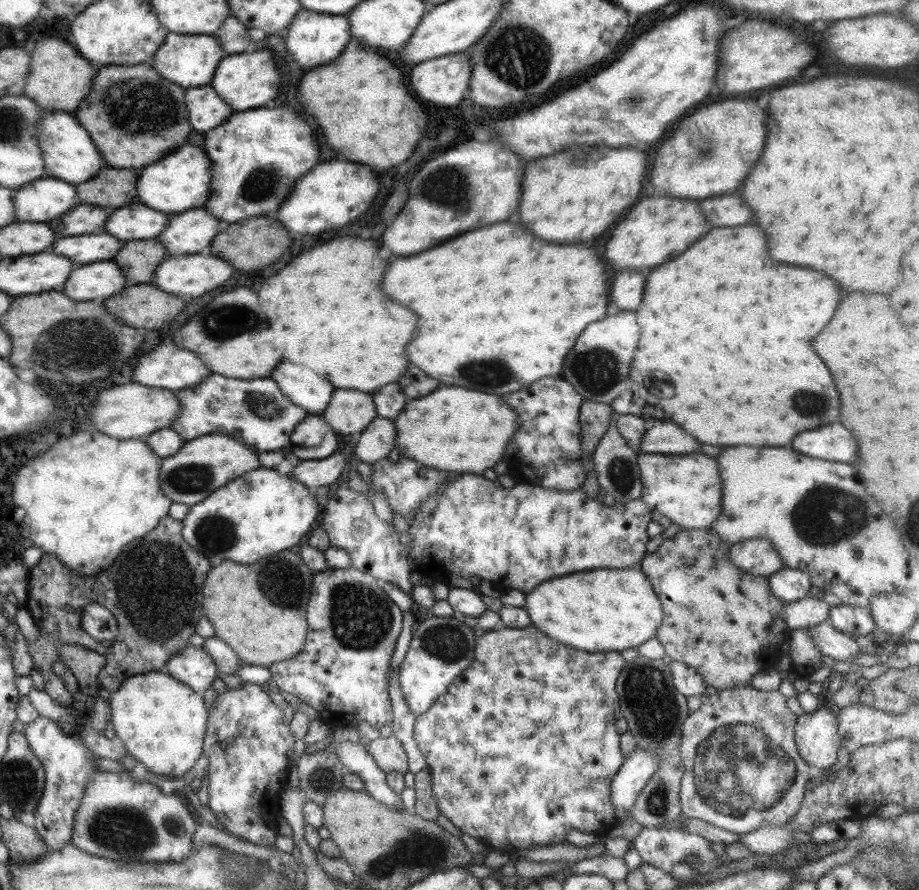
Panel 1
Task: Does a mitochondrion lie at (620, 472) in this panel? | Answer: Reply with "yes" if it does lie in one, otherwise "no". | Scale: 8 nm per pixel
yes

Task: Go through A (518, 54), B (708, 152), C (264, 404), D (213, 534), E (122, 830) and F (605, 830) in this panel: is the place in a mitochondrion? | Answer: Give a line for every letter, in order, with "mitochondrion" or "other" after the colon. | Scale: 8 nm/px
A: mitochondrion
B: mitochondrion
C: mitochondrion
D: mitochondrion
E: mitochondrion
F: other

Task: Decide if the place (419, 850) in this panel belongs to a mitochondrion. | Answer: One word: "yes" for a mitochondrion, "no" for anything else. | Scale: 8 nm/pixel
yes

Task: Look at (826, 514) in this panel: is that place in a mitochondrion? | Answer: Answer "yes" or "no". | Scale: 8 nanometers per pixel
yes

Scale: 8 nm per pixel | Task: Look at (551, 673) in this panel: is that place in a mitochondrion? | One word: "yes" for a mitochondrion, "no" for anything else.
no

